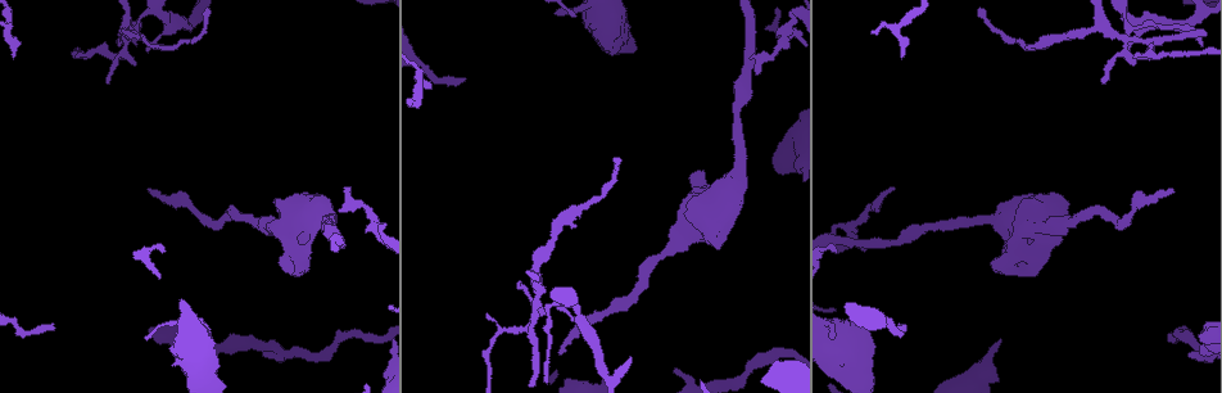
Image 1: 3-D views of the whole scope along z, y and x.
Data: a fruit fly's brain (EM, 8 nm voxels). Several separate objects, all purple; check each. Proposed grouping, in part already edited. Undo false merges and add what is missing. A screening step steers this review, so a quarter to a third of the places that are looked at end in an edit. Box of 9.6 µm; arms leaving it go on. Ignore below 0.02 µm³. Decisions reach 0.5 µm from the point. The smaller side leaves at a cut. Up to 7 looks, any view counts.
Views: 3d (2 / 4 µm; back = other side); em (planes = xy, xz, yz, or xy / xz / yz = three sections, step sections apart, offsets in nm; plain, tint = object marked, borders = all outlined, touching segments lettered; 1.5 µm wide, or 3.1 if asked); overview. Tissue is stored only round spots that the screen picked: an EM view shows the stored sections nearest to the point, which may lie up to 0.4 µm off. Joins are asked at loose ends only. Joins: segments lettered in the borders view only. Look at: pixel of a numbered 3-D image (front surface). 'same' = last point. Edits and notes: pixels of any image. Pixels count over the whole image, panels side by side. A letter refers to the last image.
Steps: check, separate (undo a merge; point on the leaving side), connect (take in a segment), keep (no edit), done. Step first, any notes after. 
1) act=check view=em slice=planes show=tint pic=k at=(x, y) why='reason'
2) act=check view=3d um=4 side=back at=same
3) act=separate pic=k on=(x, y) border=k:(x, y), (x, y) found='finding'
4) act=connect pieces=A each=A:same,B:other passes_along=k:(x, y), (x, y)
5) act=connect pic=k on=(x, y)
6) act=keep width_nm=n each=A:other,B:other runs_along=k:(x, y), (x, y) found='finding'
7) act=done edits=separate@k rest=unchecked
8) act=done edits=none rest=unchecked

act=check view=em slice=planes show=borders pic=1 at=(8, 319) why='calibre changes'

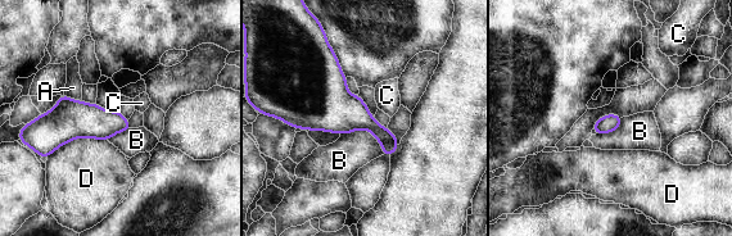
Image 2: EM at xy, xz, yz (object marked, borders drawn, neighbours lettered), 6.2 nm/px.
act=keep width_nm=110 each=A:other,B:other,C:other,D:other border=2:(340, 134), (367, 130), (383, 154) found='all the same neuron'

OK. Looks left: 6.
act=check view=em slice=xy step=4 show=tint pic=1 at=(127, 47)

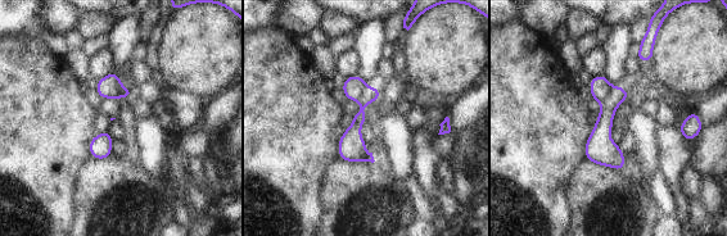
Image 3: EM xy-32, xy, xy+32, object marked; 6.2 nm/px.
act=check view=em slice=planes show=tint at=same

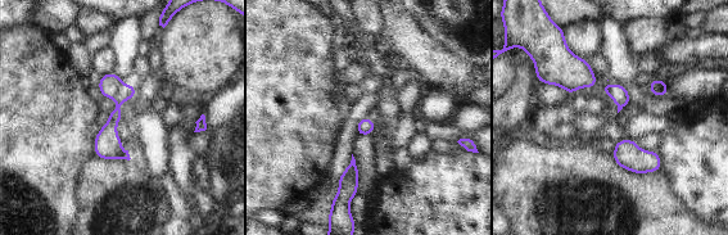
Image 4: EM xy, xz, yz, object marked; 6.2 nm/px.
act=check view=em slice=planes show=borders at=same

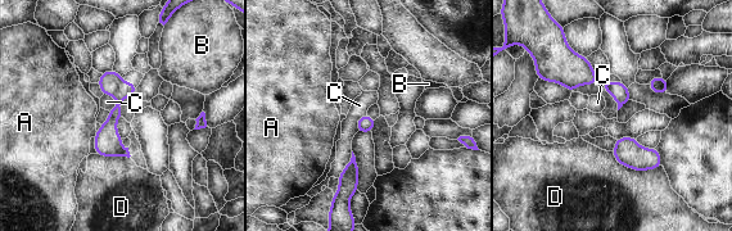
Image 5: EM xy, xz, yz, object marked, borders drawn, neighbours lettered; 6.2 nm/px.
act=separate pic=5 on=(109, 81) each=A:other,B:other,C:other,D:other border=5:(120, 85), (113, 94) found='two neurons meet here'

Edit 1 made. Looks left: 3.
act=check view=em slice=planes show=borders pic=1 at=(263, 356) why='free end'

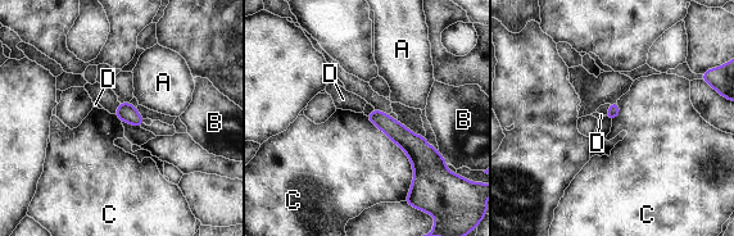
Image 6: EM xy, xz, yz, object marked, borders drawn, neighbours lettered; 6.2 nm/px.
act=keep each=A:other,B:other,C:other,D:other runs_along=6:(371, 117), (433, 158) found='no lettered segment goes on from it'

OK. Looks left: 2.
act=done edits=separate@5 rest=unchecked

